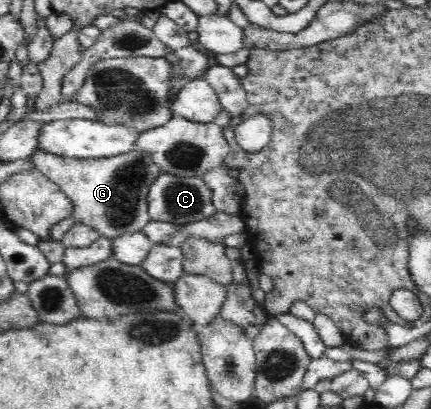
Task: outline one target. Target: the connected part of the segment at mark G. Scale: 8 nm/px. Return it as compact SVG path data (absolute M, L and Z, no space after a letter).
M133 149L113 157L79 159L36 150L32 158L36 169L54 181L72 199L74 216L78 221L94 227L101 236L116 238L125 232L141 231L152 220L148 212L149 186L161 175L162 169L159 169L150 153Z

